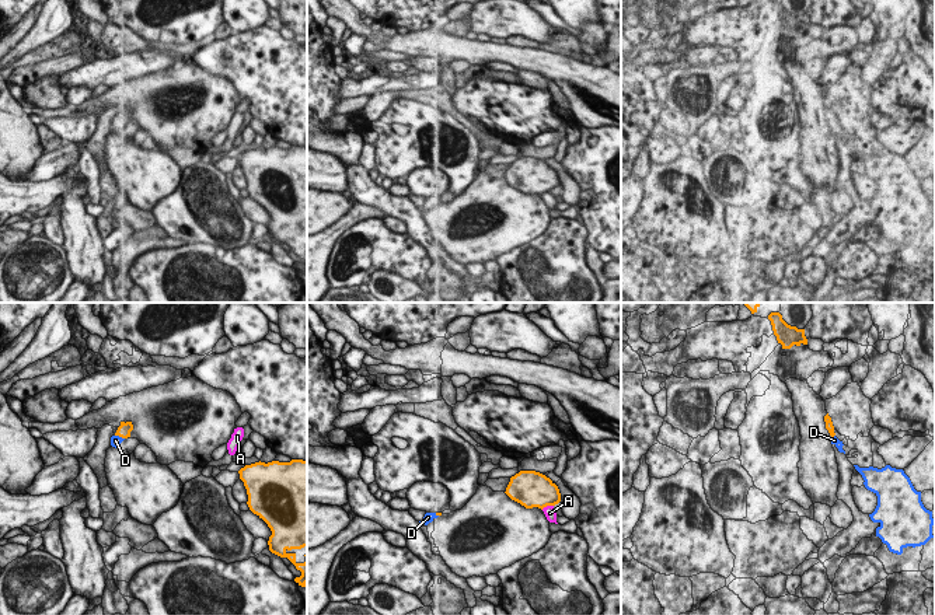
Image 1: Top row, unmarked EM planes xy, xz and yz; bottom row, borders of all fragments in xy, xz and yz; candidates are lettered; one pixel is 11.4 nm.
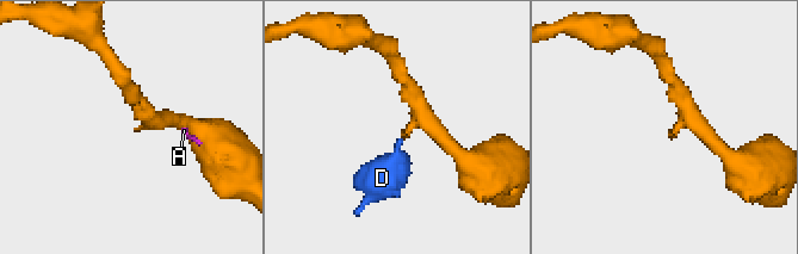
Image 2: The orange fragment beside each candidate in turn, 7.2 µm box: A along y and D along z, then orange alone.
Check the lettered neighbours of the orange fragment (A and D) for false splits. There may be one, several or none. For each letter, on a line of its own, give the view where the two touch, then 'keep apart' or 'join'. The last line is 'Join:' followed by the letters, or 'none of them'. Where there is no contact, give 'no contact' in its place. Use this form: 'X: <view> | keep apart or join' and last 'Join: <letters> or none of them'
A: xz | keep apart
D: yz | join
Join: D

